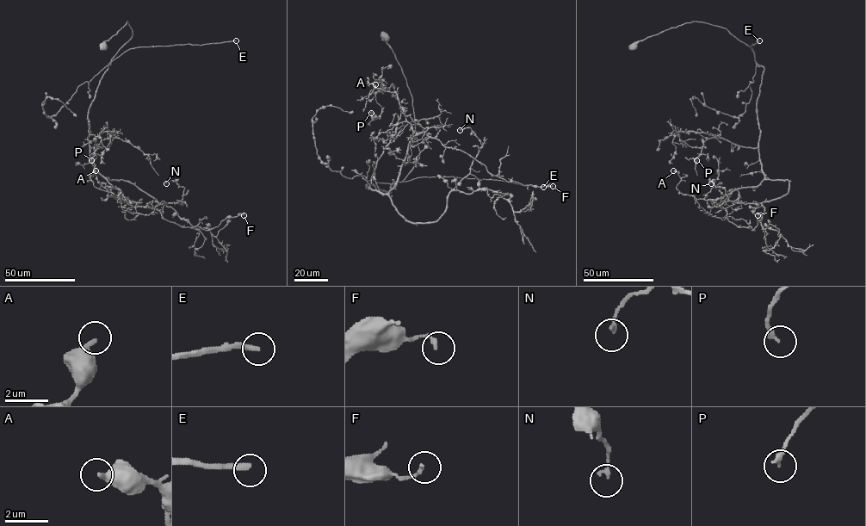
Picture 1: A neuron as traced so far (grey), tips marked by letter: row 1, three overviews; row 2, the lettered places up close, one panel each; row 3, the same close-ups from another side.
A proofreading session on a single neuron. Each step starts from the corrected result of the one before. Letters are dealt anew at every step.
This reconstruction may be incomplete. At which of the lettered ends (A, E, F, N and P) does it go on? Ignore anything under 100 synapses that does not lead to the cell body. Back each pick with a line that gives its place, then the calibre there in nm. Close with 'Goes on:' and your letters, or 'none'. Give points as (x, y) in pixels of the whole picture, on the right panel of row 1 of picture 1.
E: Place: (759, 40). Thickness 260 nm
Goes on: E

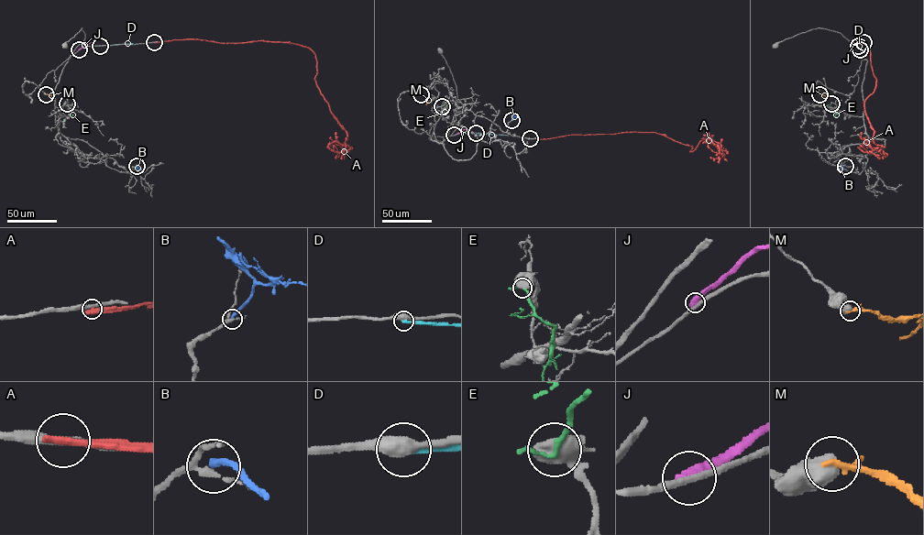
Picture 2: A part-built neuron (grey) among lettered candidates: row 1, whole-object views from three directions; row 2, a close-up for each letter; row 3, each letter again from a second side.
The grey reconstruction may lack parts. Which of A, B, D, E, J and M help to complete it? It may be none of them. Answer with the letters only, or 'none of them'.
none of them

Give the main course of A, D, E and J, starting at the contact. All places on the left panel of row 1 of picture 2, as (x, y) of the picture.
A: (154, 42), (259, 40), (309, 48), (316, 61), (316, 86), (346, 135), (344, 150), (335, 152), (328, 147)
D: (100, 46), (133, 43)
E: (67, 103), (71, 116)
J: (79, 49), (93, 41)

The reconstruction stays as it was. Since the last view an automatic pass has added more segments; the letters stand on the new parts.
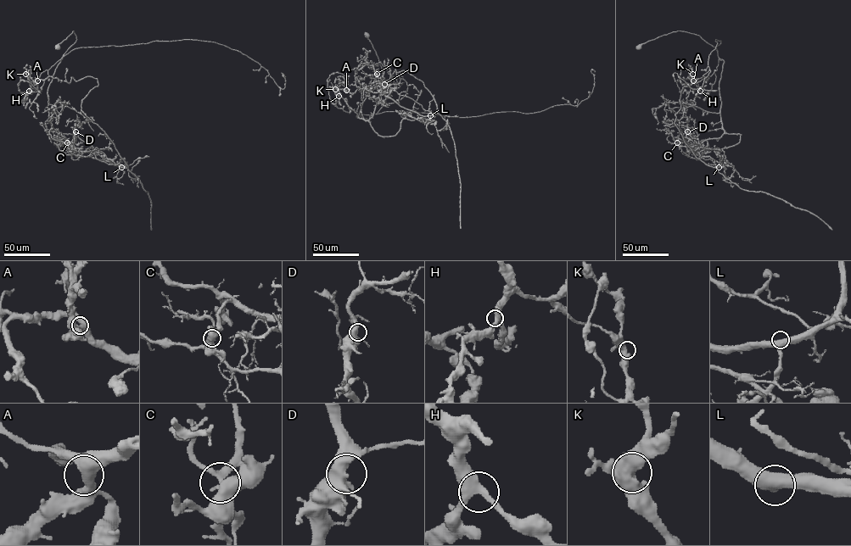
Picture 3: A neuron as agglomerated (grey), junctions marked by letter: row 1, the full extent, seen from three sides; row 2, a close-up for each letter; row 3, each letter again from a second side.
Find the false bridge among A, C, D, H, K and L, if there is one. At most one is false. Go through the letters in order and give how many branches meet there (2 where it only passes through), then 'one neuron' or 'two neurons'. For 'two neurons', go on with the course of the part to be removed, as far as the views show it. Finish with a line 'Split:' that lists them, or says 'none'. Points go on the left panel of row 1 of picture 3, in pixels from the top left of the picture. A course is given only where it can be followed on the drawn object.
A: 3 branches meet; one neuron
C: 3 branches meet; two neurons; foreign part runs (67, 142), (76, 155), (127, 167), (81, 109), (96, 78), (38, 80), (29, 108), (36, 119)
D: 3 branches meet; one neuron
H: 3 branches meet; one neuron
K: 3 branches meet; one neuron
L: 3 branches meet; one neuron
Split: C

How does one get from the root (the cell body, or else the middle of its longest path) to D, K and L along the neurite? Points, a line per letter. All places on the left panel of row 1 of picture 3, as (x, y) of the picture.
D: (58, 47), (73, 30), (76, 40), (63, 55), (47, 90), (48, 120), (71, 145), (75, 141), (75, 131)
K: (58, 47), (73, 30), (47, 90), (50, 125), (127, 168), (81, 109), (96, 78), (30, 81), (25, 74)
L: (58, 47), (73, 30), (76, 40), (63, 55), (47, 90), (50, 125), (58, 133), (77, 136), (121, 167)

